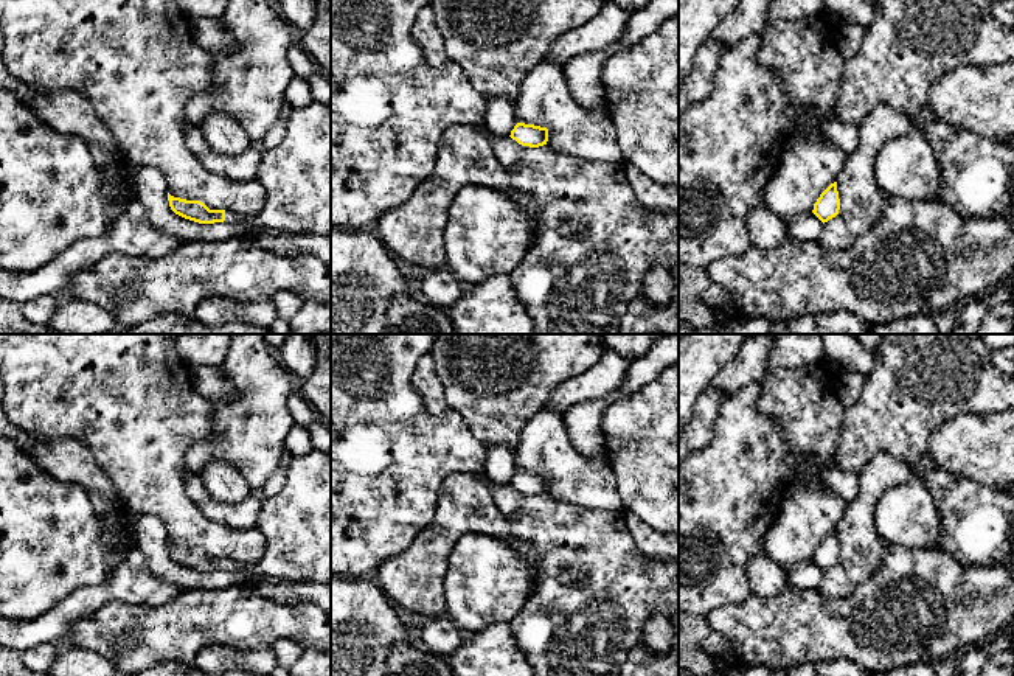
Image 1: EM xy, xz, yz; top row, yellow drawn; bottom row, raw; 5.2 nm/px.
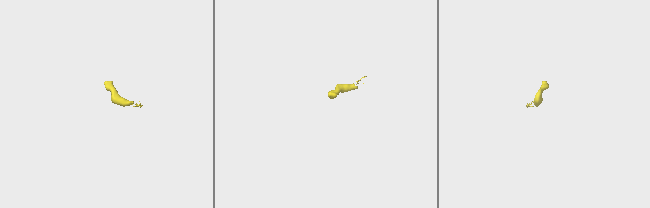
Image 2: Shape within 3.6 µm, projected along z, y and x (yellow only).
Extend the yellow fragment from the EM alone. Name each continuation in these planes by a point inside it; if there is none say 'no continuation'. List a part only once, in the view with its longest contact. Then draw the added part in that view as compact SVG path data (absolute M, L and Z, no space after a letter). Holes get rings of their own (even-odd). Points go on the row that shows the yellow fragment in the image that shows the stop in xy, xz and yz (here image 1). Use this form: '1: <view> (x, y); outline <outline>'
1: xy (230, 216); outline M228 210L225 211L225 222L253 222L253 221L255 218L242 216Z

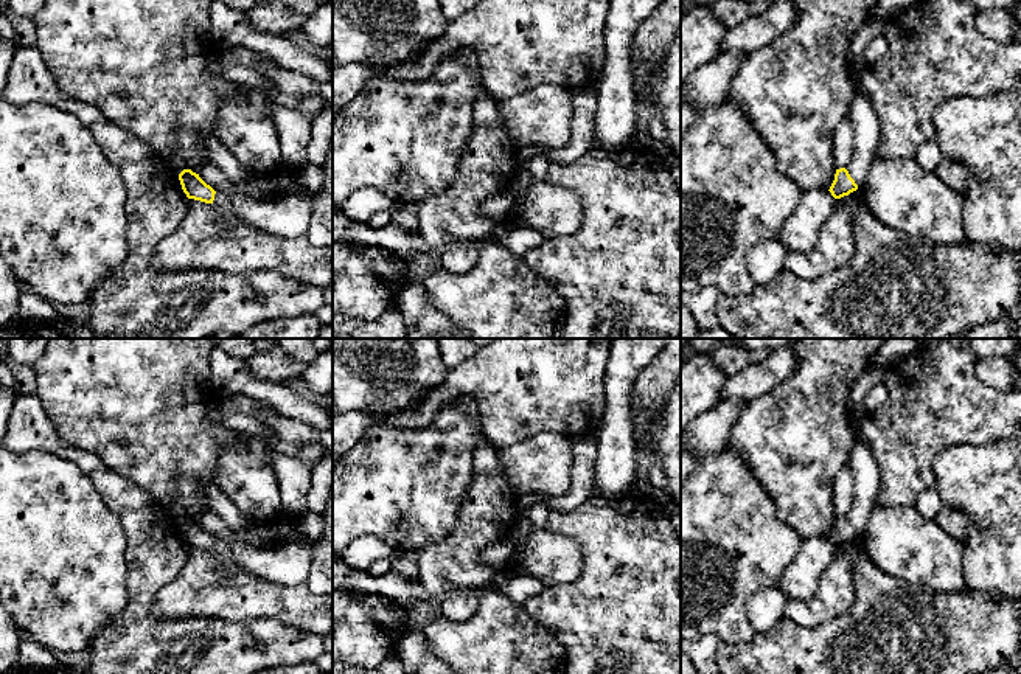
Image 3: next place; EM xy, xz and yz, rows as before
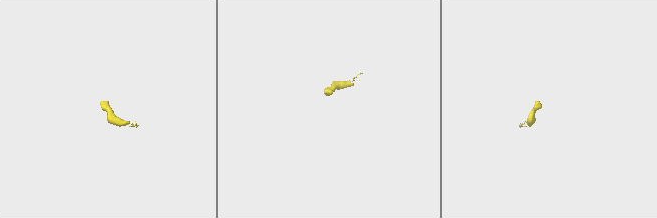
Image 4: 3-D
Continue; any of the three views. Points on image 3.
1: yz (861, 115); outline M855 92L847 113L855 132L855 154L845 168L858 186L862 186L880 140L881 127L872 102L861 92Z

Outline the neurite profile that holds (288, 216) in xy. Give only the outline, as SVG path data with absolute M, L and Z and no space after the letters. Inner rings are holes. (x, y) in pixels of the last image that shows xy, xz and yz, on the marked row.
M202 163L191 171L214 191L225 194L242 222L281 239L306 236L312 202L303 191L258 200L241 193L214 165Z

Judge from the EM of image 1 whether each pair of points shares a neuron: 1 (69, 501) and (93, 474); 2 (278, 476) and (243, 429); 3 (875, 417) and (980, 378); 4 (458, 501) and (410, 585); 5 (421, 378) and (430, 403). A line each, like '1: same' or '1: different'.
1: different
2: different
3: same
4: same
5: same

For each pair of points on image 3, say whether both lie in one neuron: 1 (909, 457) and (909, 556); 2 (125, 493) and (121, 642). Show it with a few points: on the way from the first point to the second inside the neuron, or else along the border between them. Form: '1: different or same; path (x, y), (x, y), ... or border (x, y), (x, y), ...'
1: different; border (912, 503), (875, 507)
2: same; path (142, 530), (140, 604)

